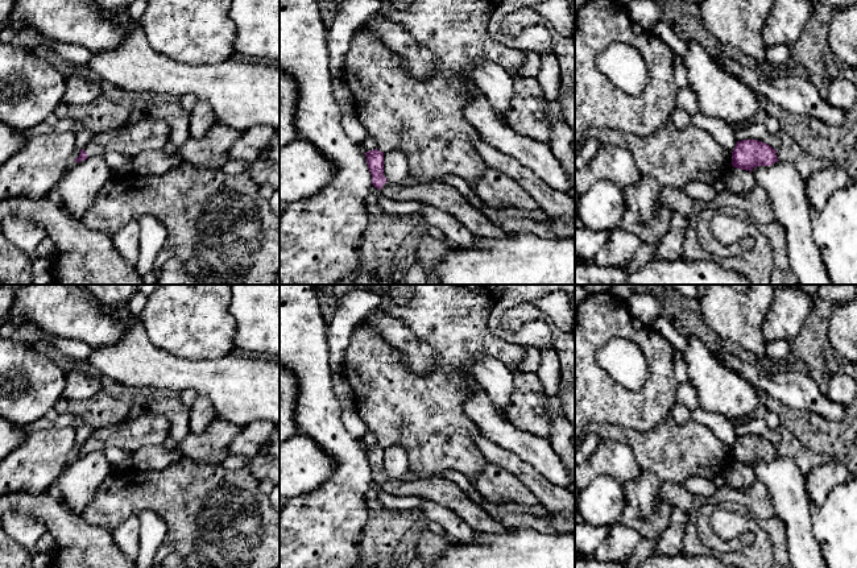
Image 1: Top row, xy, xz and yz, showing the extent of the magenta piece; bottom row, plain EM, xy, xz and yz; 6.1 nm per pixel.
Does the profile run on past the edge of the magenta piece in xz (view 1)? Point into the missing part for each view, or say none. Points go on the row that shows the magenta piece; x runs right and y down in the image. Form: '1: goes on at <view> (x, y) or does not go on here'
1: goes on at xz (448, 199)

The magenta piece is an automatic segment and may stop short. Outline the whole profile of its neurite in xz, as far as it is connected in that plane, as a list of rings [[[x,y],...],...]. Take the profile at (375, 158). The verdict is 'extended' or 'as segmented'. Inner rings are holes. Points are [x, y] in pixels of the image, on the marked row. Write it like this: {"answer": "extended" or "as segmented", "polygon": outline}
{"answer": "extended", "polygon": [[[374,149],[367,152],[365,157],[372,175],[372,185],[388,199],[421,202],[436,207],[455,216],[477,237],[500,239],[506,236],[508,232],[493,224],[477,204],[465,199],[455,187],[436,181],[413,186],[390,185],[384,175],[384,153]]]}

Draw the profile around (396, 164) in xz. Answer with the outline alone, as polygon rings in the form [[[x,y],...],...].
[[[392,149],[384,154],[384,175],[388,183],[402,183],[409,174],[409,158],[405,152],[401,149]]]

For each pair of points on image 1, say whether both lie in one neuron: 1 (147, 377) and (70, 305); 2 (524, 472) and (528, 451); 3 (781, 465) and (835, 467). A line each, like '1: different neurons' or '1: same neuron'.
1: different neurons
2: different neurons
3: different neurons

